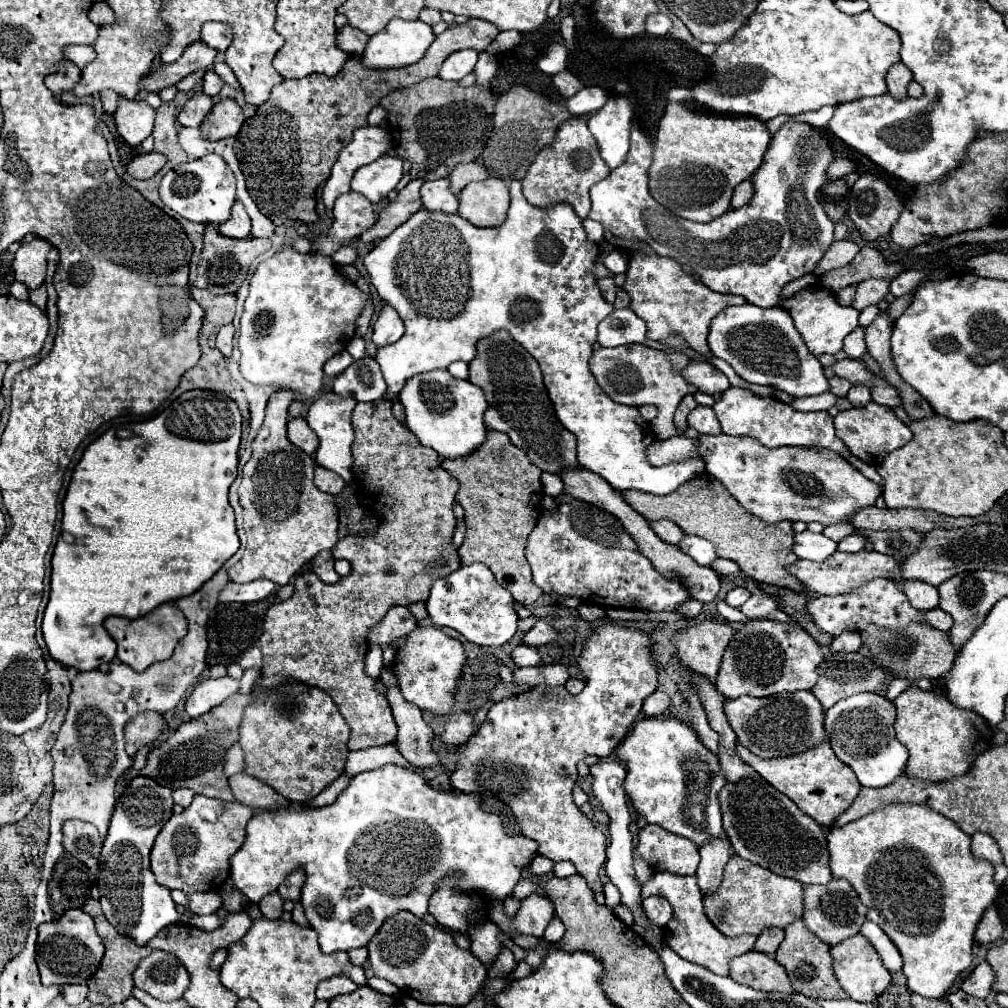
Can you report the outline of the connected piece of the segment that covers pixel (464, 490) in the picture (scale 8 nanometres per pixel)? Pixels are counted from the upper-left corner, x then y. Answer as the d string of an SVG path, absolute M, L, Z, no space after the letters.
M490 430L486 438L488 440L474 454L442 462L442 468L446 468L446 472L460 484L456 502L466 512L466 538L458 550L458 556L462 564L486 564L494 572L498 584L510 590L516 602L530 606L536 602L542 590L532 582L532 572L524 558L524 548L528 534L544 510L540 504L544 496L540 482L542 470L530 464L526 452L514 446L506 434Z

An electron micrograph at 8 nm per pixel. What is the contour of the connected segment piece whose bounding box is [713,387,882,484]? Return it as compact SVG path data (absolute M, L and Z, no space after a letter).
M730 387L713 405L718 422L722 426L724 434L732 436L752 436L766 448L780 448L782 446L801 446L812 448L828 448L842 458L846 458L856 470L860 470L866 478L874 480L876 484L882 484L880 474L874 466L862 462L856 458L844 442L836 436L832 426L832 416L828 412L798 412L790 404L784 404L776 398L760 398L750 390Z

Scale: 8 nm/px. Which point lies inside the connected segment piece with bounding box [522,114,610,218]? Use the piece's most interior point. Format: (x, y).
(564, 172)

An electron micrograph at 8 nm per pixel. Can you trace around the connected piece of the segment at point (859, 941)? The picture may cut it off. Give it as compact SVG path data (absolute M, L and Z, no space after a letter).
M856 934L856 936L840 942L838 946L830 948L830 954L832 954L832 962L834 962L834 974L836 974L842 990L848 994L848 998L854 998L858 1002L876 1002L878 996L888 988L890 972L884 968L874 946L862 934Z

